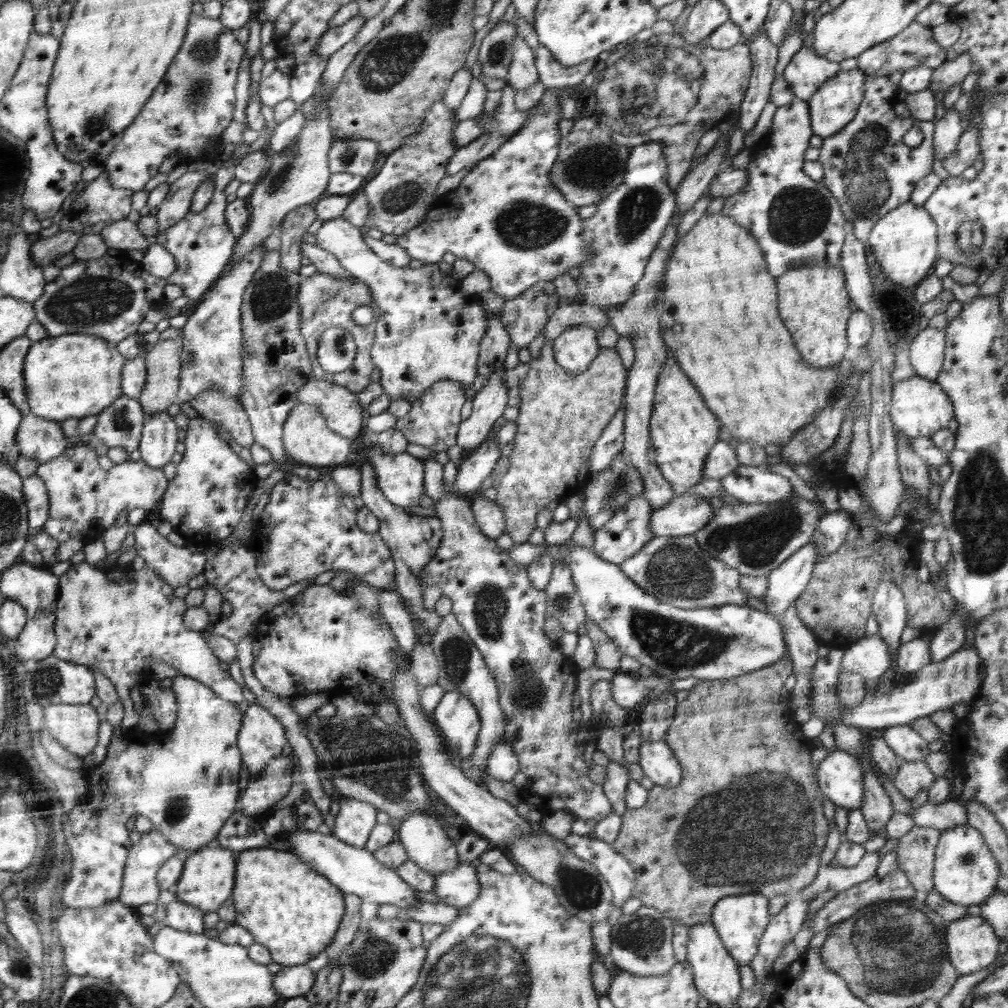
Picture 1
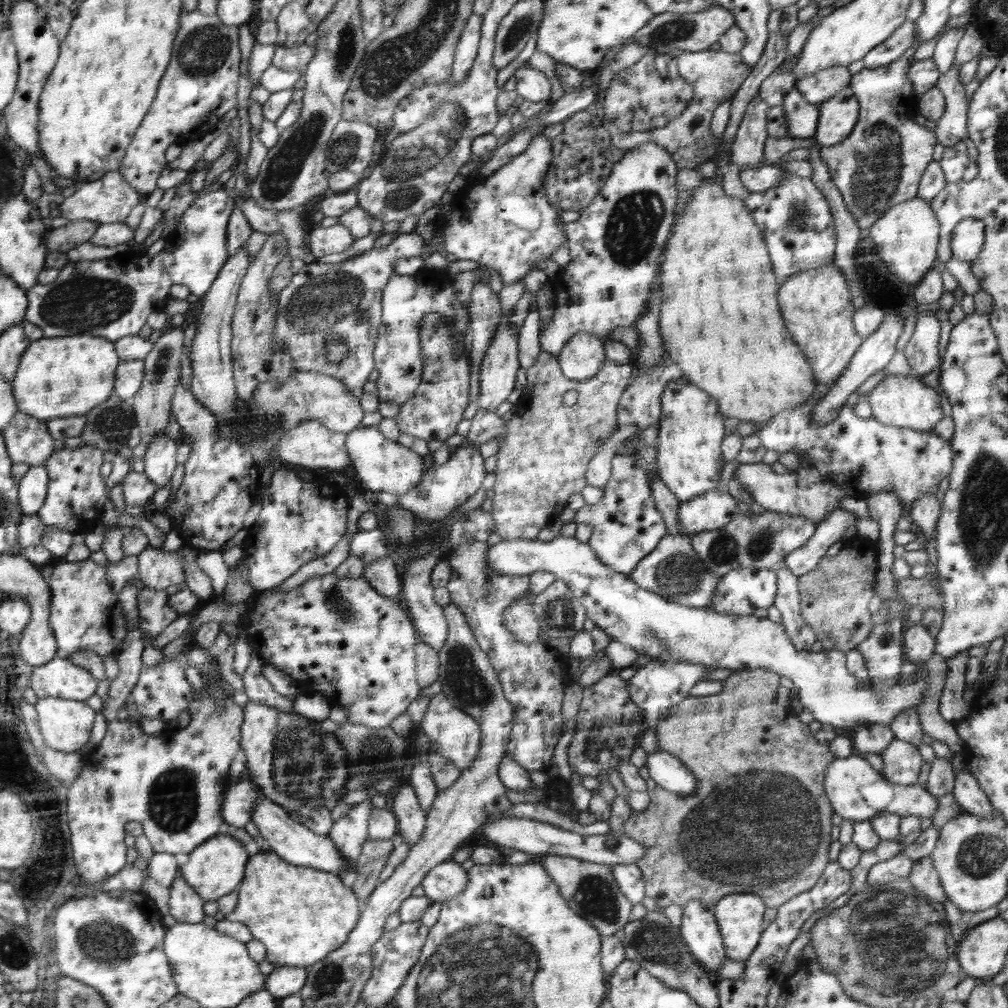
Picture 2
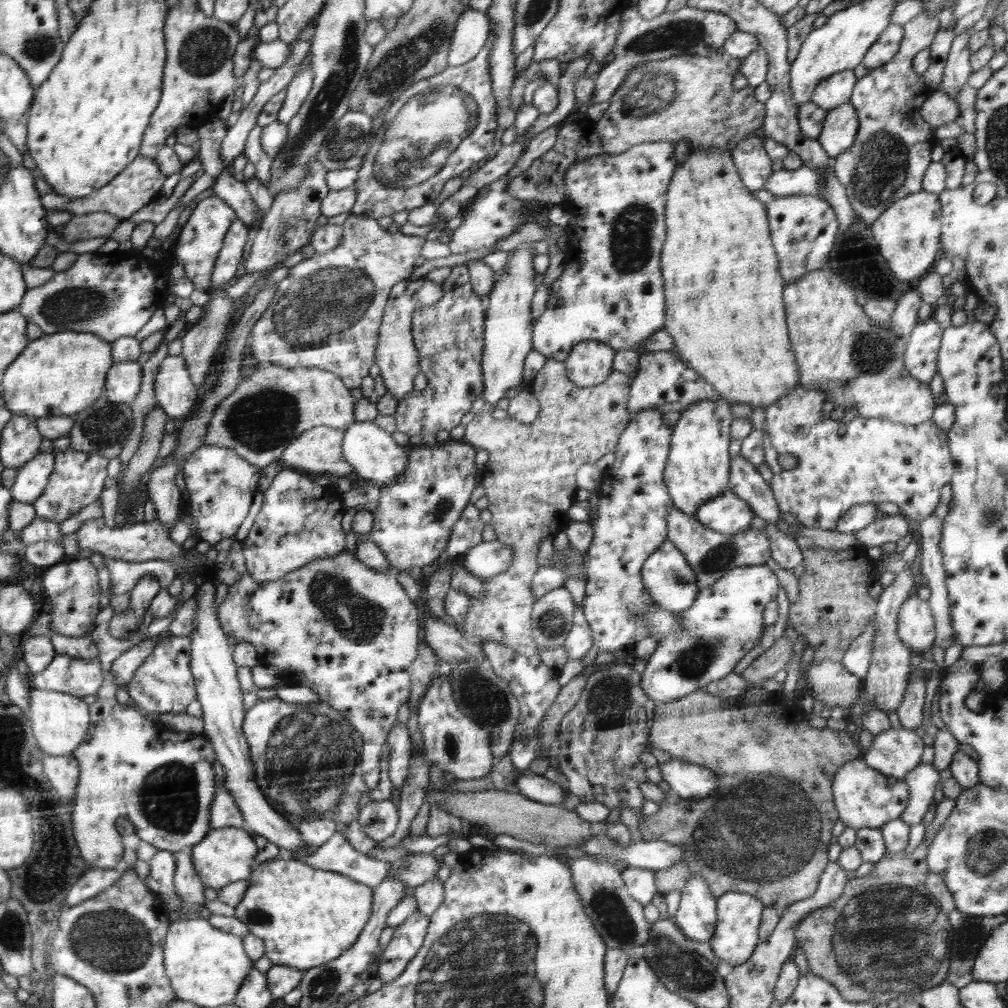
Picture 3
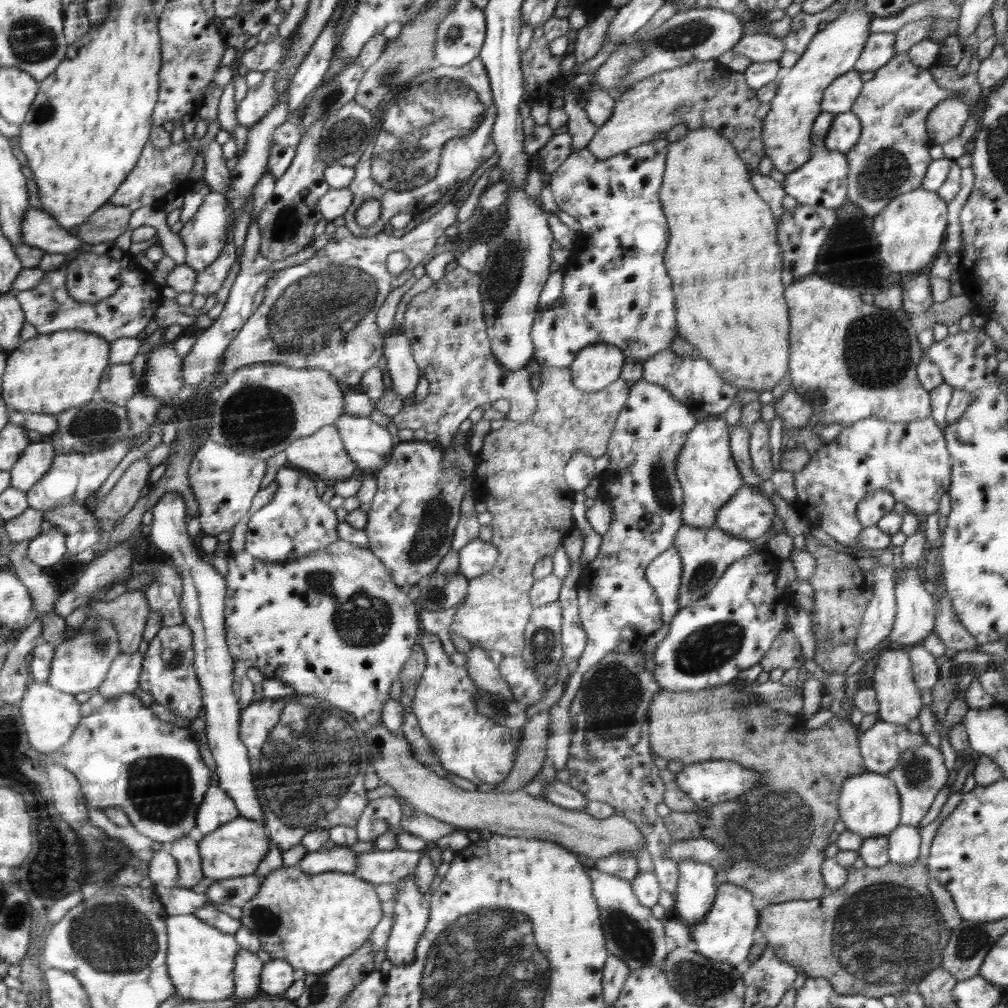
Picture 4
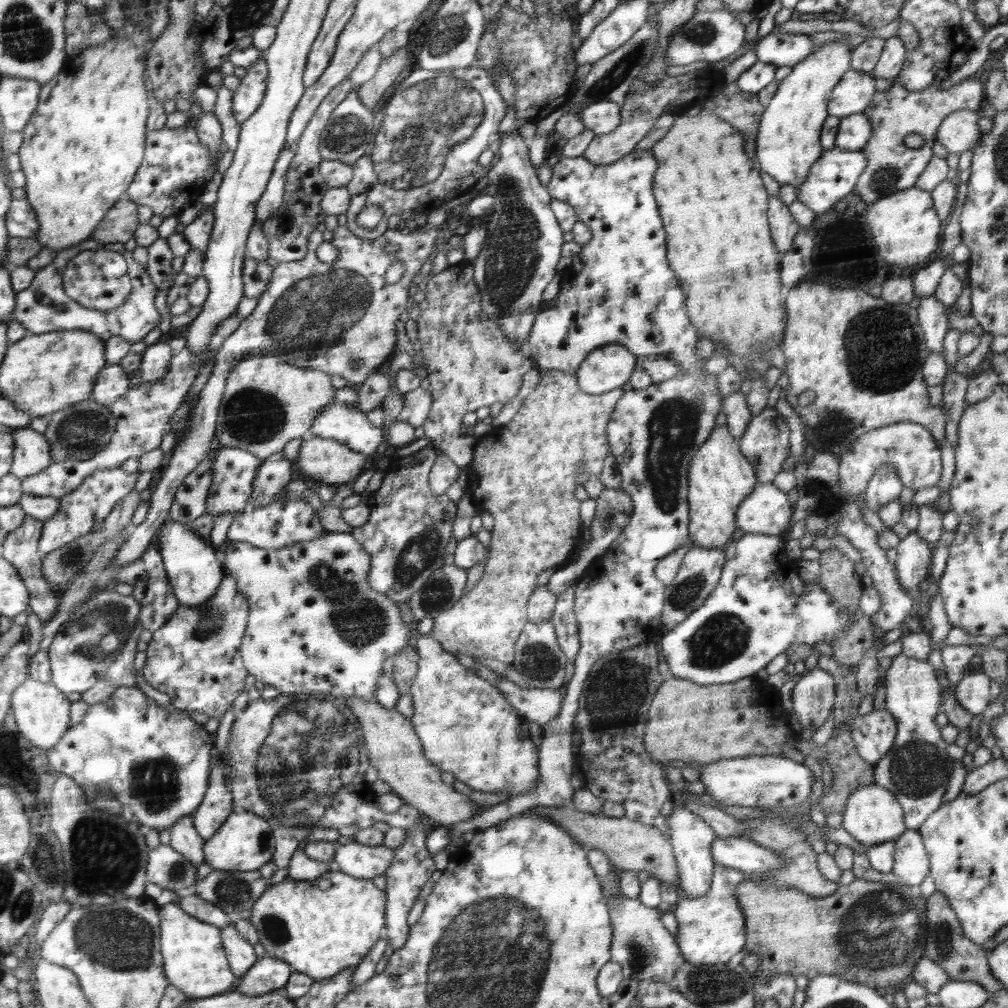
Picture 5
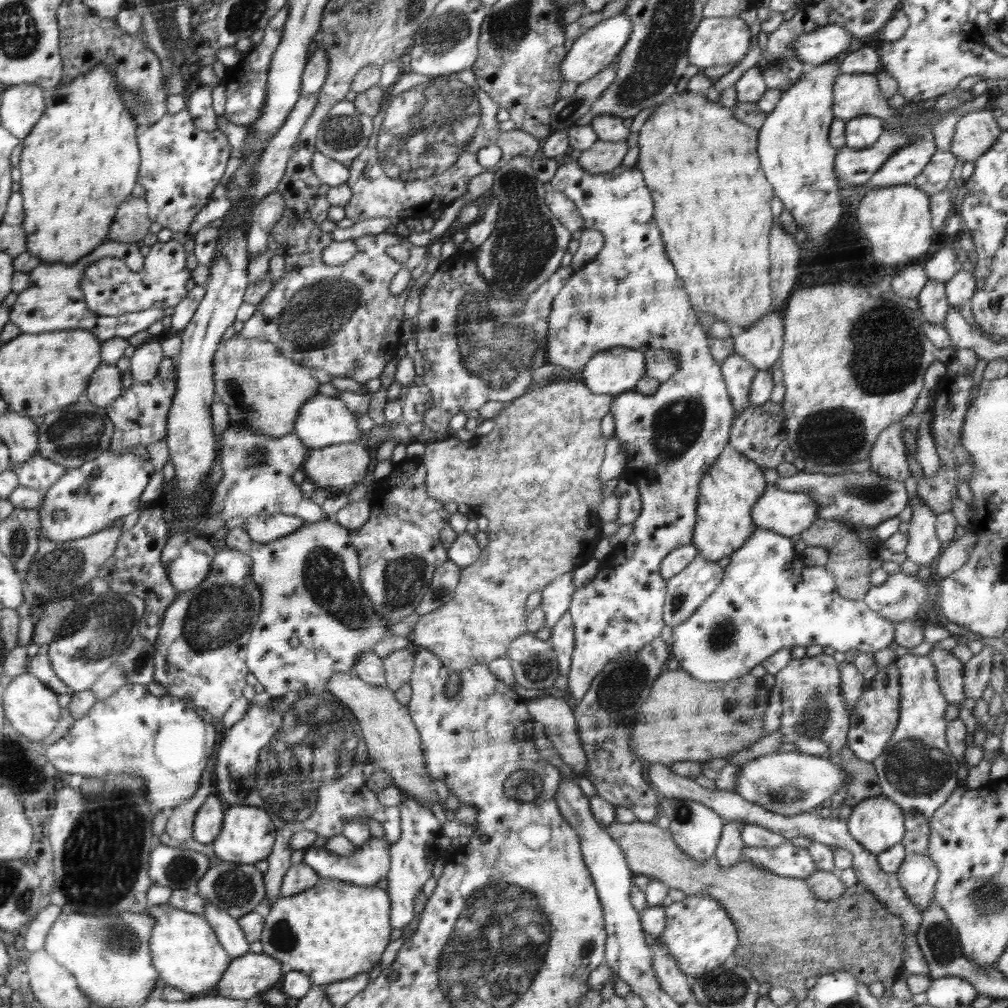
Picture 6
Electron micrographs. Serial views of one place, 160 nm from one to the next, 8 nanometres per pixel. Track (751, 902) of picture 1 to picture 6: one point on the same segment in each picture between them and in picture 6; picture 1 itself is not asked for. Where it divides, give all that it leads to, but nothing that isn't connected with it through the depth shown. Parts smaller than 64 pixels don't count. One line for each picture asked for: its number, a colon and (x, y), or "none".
2: (739, 916)
3: (735, 938)
4: (727, 932)
5: (710, 930)
6: (699, 935)

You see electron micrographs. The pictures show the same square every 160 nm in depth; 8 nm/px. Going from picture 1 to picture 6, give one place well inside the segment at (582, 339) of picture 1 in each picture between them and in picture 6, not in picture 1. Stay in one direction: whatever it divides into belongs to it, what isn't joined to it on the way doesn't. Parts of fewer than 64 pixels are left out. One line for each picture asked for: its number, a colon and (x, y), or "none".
2: (583, 357)
3: (590, 363)
4: (596, 367)
5: (610, 367)
6: (615, 371)

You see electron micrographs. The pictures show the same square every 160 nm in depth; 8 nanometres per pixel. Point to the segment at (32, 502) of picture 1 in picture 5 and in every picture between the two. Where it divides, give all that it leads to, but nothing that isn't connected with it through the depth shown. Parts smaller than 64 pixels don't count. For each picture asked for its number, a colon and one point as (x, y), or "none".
2: (34, 485)
3: (32, 477)
4: (37, 458)
5: (31, 454)

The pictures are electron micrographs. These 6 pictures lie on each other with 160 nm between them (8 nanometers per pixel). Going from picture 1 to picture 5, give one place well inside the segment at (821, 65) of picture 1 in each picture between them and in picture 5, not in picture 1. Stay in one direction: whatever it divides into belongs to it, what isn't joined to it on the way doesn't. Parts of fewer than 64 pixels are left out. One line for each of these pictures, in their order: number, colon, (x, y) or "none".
2: (816, 87)
3: (835, 90)
4: (839, 97)
5: (854, 92)

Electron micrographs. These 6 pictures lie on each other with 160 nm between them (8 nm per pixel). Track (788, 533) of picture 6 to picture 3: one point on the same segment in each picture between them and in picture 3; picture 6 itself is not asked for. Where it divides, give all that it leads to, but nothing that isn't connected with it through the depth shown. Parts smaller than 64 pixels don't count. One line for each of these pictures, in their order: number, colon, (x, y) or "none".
3: (726, 513)
4: (749, 514)
5: (768, 510)

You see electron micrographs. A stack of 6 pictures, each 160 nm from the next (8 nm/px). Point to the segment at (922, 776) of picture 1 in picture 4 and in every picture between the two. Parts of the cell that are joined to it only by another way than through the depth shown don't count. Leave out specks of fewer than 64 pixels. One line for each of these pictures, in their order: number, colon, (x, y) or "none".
2: (902, 761)
3: (893, 752)
4: (881, 746)

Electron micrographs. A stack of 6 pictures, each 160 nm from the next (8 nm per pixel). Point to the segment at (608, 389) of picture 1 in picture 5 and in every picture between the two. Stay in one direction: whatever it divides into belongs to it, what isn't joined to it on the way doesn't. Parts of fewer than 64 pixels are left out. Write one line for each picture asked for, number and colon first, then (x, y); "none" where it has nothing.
2: (547, 447)
3: (530, 479)
4: (519, 470)
5: (523, 473)

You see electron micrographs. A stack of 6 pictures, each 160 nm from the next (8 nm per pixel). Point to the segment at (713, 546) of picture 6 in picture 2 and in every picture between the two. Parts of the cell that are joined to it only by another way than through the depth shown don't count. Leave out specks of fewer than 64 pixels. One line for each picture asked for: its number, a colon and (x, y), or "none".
2: (691, 430)
3: (698, 468)
4: (706, 470)
5: (719, 479)

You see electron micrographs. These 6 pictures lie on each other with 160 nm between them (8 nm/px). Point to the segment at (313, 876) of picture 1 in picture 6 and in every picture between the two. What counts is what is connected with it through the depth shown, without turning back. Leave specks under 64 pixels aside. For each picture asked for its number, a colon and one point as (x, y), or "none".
2: (301, 915)
3: (306, 918)
4: (313, 922)
5: (321, 927)
6: (334, 931)

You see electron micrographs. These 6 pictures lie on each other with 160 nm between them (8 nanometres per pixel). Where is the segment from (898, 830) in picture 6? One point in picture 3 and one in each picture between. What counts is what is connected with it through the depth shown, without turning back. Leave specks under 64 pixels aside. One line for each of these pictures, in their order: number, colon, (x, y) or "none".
3: (863, 797)
4: (869, 804)
5: (872, 815)

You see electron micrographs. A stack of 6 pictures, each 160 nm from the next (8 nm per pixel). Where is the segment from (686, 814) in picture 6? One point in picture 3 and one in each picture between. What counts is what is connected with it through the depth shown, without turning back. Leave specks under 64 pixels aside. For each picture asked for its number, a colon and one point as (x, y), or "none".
3: (697, 912)
4: (696, 888)
5: (691, 836)

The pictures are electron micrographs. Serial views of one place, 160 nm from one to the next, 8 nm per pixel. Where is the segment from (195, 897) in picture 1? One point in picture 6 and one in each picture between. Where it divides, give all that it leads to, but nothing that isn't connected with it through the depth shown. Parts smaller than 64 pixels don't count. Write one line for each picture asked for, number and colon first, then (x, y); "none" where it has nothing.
2: (217, 867)
3: (224, 856)
4: (234, 850)
5: (246, 841)
6: (248, 835)

